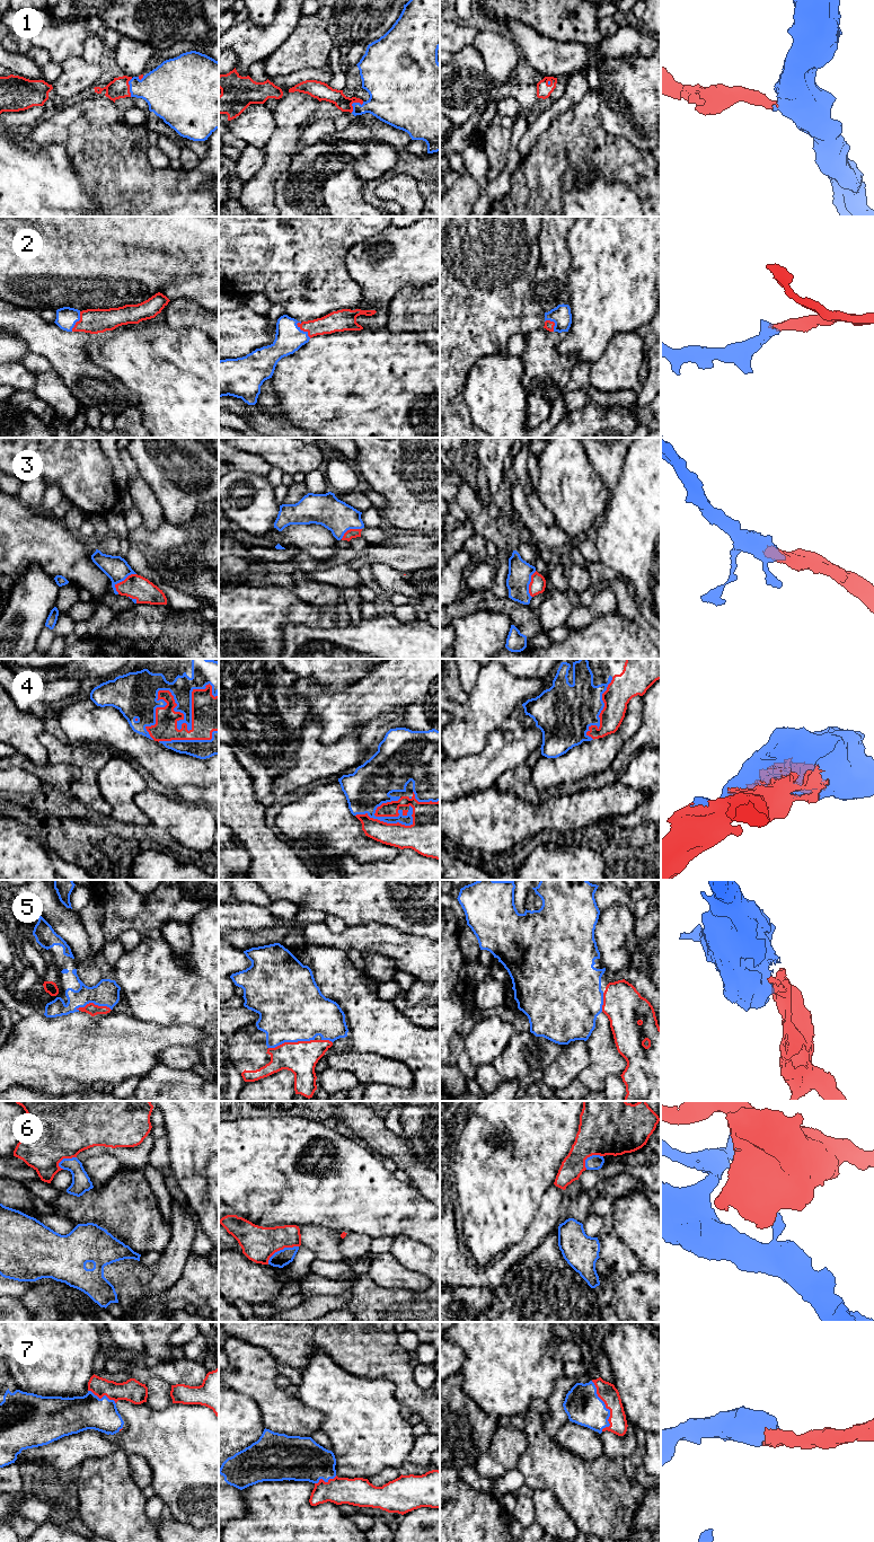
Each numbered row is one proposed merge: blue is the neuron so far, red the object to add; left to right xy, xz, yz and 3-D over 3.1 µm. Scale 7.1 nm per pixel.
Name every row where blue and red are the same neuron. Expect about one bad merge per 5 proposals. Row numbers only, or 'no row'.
1, 2, 3, 4, 5, 7

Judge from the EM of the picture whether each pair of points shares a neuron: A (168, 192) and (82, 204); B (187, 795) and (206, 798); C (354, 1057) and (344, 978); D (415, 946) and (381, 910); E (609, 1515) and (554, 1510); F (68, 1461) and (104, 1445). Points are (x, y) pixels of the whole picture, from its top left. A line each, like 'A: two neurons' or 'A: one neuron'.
A: two neurons
B: one neuron
C: two neurons
D: two neurons
E: two neurons
F: one neuron

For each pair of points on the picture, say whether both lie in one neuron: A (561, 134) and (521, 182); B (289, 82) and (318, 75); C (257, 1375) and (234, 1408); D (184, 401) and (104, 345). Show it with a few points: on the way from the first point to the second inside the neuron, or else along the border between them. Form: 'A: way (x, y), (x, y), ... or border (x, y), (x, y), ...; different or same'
A: way (557, 146), (532, 170); same
B: way (296, 78), (311, 75); same
C: border (230, 1388), (250, 1397), (262, 1413); different
D: way (164, 380), (139, 355), (124, 353); same

